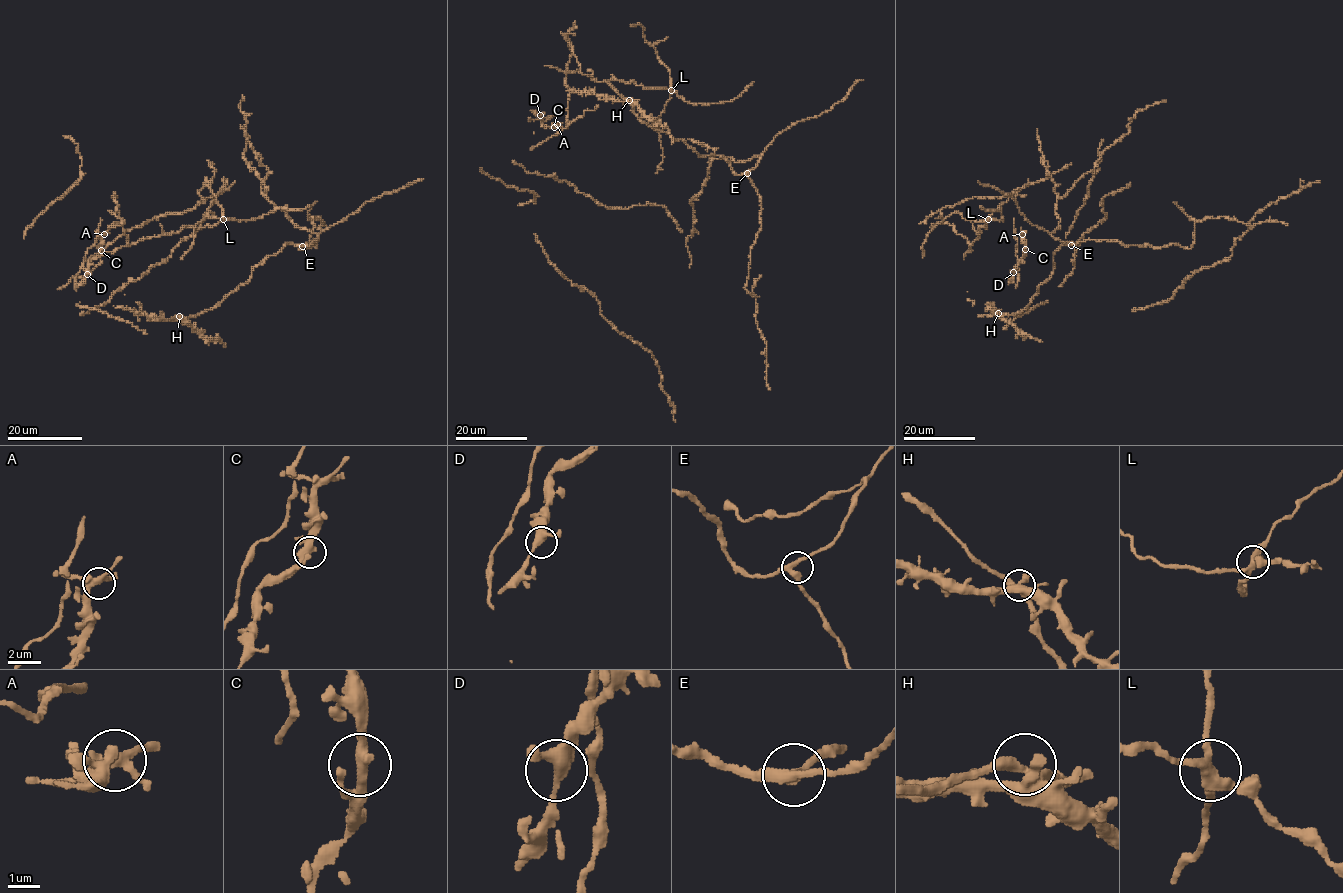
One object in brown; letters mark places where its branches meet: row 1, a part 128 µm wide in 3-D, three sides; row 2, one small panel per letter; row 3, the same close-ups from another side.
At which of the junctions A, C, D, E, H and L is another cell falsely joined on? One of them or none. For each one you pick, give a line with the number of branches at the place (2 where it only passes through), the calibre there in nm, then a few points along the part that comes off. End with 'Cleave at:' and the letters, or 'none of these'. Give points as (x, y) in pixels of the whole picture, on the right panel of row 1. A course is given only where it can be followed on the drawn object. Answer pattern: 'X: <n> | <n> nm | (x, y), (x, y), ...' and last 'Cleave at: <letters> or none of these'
L: 4 | 360 nm | (988, 219), (1017, 189), (1047, 178), (1071, 163)
Cleave at: L

